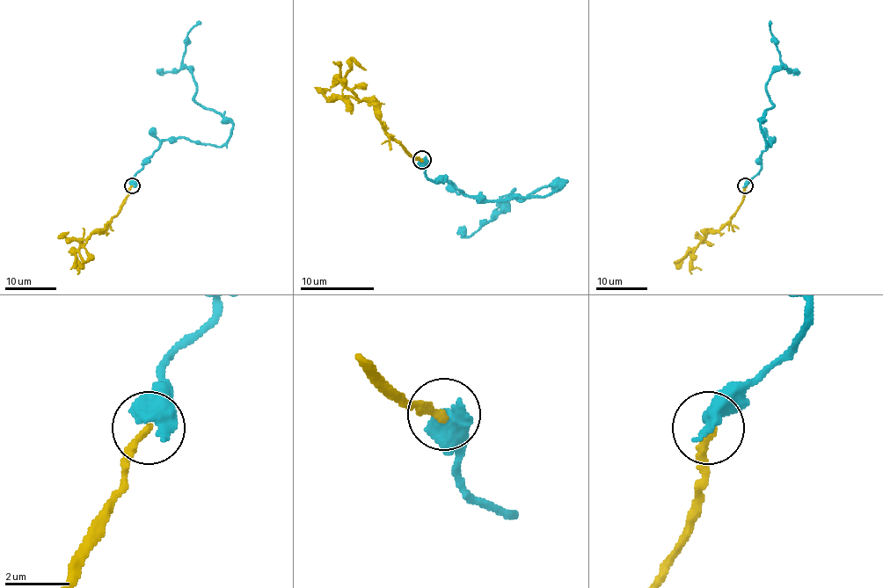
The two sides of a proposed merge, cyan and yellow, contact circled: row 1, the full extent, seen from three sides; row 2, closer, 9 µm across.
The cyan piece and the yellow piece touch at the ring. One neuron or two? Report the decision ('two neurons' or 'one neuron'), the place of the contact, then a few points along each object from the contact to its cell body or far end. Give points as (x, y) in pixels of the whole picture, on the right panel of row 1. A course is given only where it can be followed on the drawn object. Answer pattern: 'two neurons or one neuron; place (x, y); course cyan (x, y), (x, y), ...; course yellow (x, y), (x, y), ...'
two neurons; place (745, 185); course cyan (745, 185), (773, 137), (770, 146), (760, 127), (773, 105), (767, 83), (781, 63), (770, 21); course yellow (745, 185), (743, 199), (739, 210), (718, 230), (705, 231), (702, 240), (678, 264), (676, 262), (682, 258)

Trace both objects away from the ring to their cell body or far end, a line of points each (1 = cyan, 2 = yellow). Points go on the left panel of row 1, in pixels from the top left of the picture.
1: (133, 185), (164, 140), (221, 146), (229, 135), (229, 121), (193, 98), (182, 63), (200, 21)
2: (133, 185), (121, 210), (102, 230), (94, 231), (79, 250), (83, 264), (93, 258)

